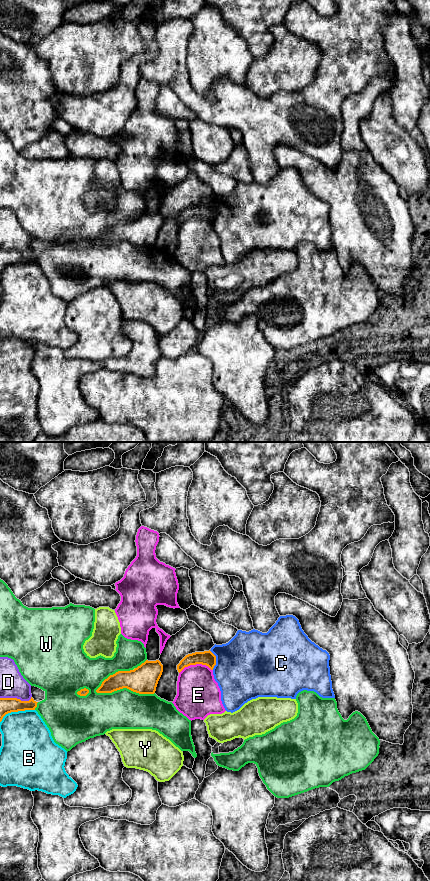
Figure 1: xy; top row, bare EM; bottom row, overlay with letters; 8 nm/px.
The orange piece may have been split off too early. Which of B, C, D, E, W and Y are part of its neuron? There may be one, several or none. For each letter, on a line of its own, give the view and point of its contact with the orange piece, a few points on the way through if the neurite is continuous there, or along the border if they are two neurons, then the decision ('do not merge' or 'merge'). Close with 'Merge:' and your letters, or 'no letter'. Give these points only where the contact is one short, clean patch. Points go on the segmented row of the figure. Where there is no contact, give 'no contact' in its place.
B: contact xy (16, 711); do not merge
C: contact xy (215, 660); do not merge
D: contact xy (16, 698); do not merge
E: contact xy (195, 664); do not merge
W: contact xy (125, 687); do not merge
Y: contact xy (134, 669); do not merge
Merge: no letter

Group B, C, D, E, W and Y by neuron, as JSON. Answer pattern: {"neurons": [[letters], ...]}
{"neurons": [["B"], ["C"], ["D"], ["E"], ["W"], ["Y"]]}

